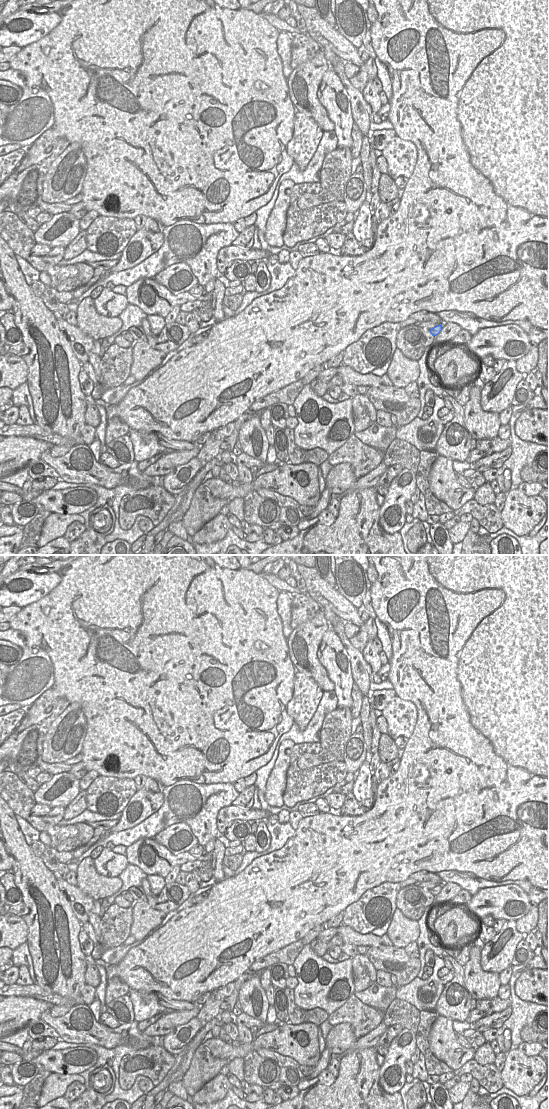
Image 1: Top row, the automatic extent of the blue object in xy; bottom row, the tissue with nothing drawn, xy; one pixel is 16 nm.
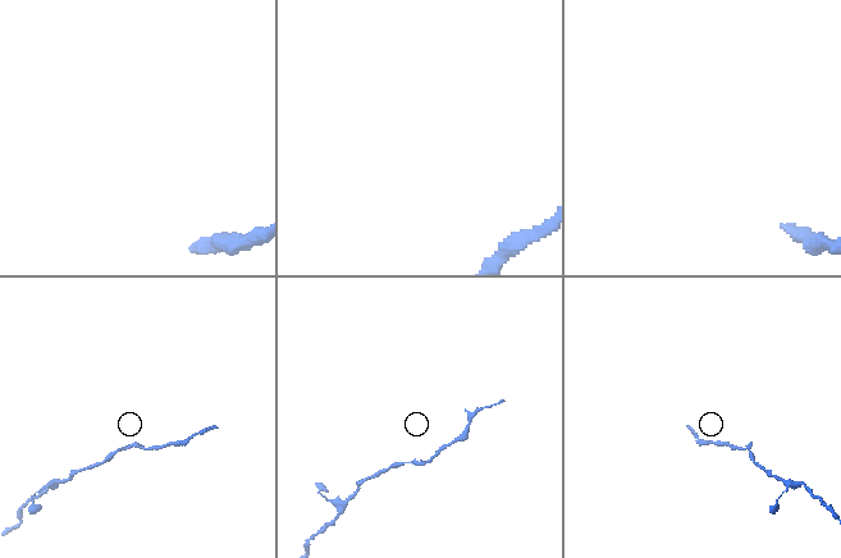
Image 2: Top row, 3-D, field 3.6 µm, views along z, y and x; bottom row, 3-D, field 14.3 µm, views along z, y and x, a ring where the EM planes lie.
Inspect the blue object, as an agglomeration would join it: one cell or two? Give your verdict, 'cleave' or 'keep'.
keep

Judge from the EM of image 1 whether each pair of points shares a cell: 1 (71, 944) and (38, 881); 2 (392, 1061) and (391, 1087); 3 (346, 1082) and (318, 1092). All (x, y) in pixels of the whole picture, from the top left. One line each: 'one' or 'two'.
1: one
2: one
3: one

